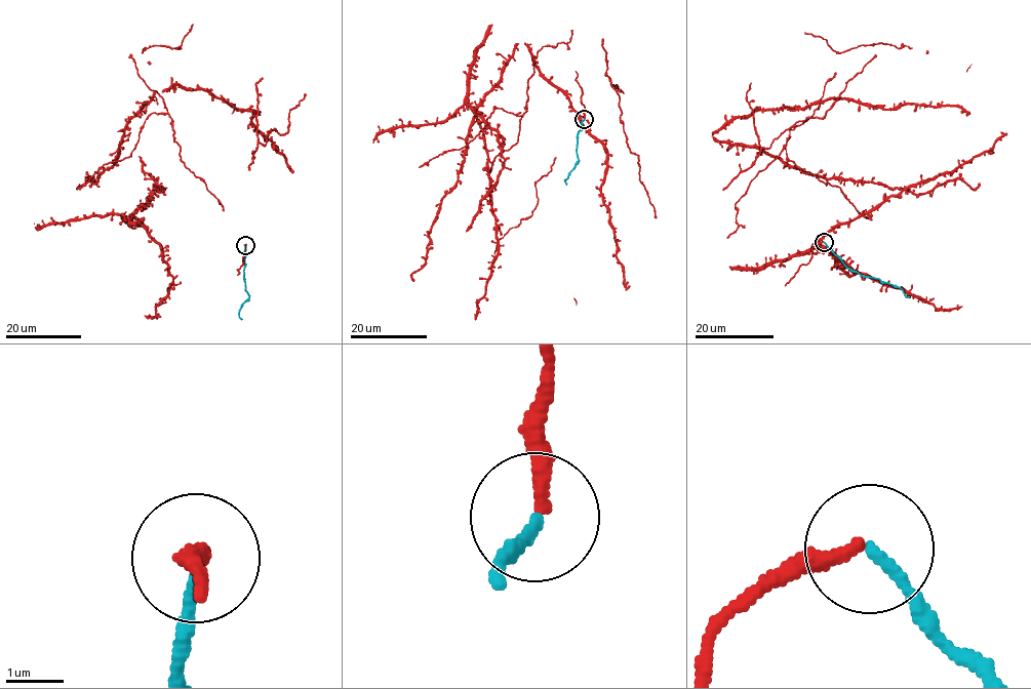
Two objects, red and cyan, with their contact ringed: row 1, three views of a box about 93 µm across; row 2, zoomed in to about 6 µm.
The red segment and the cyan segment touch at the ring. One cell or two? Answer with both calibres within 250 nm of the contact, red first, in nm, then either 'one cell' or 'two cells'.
280/200 nm | two cells

